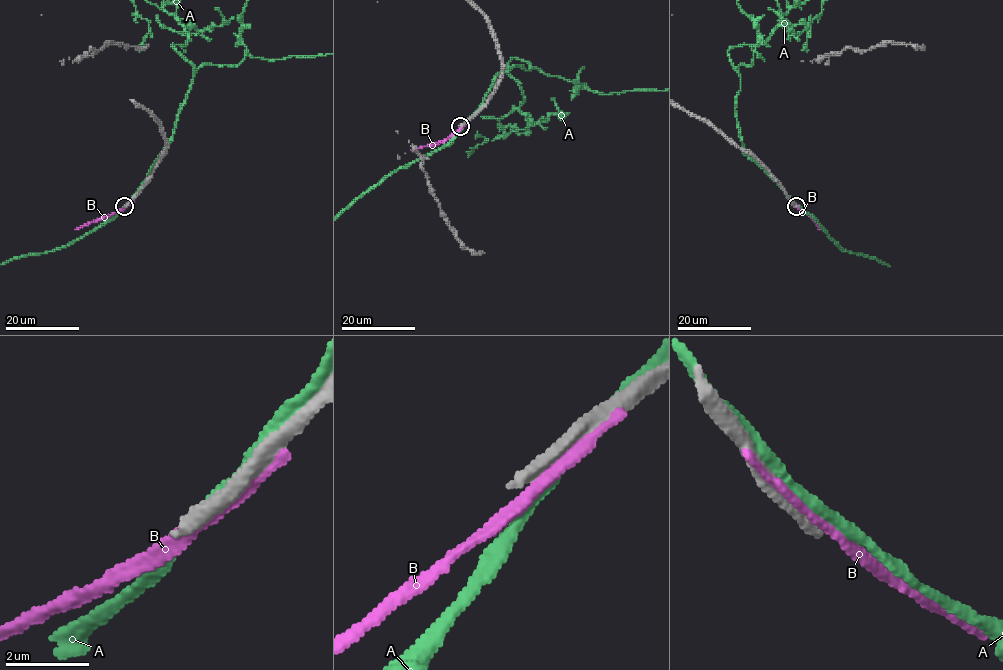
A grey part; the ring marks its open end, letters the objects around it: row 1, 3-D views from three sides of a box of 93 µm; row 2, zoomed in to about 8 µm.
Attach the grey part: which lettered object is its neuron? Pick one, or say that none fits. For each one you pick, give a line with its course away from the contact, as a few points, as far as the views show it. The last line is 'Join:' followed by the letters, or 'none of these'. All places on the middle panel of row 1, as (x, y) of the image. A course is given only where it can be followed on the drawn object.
Join: none of these

